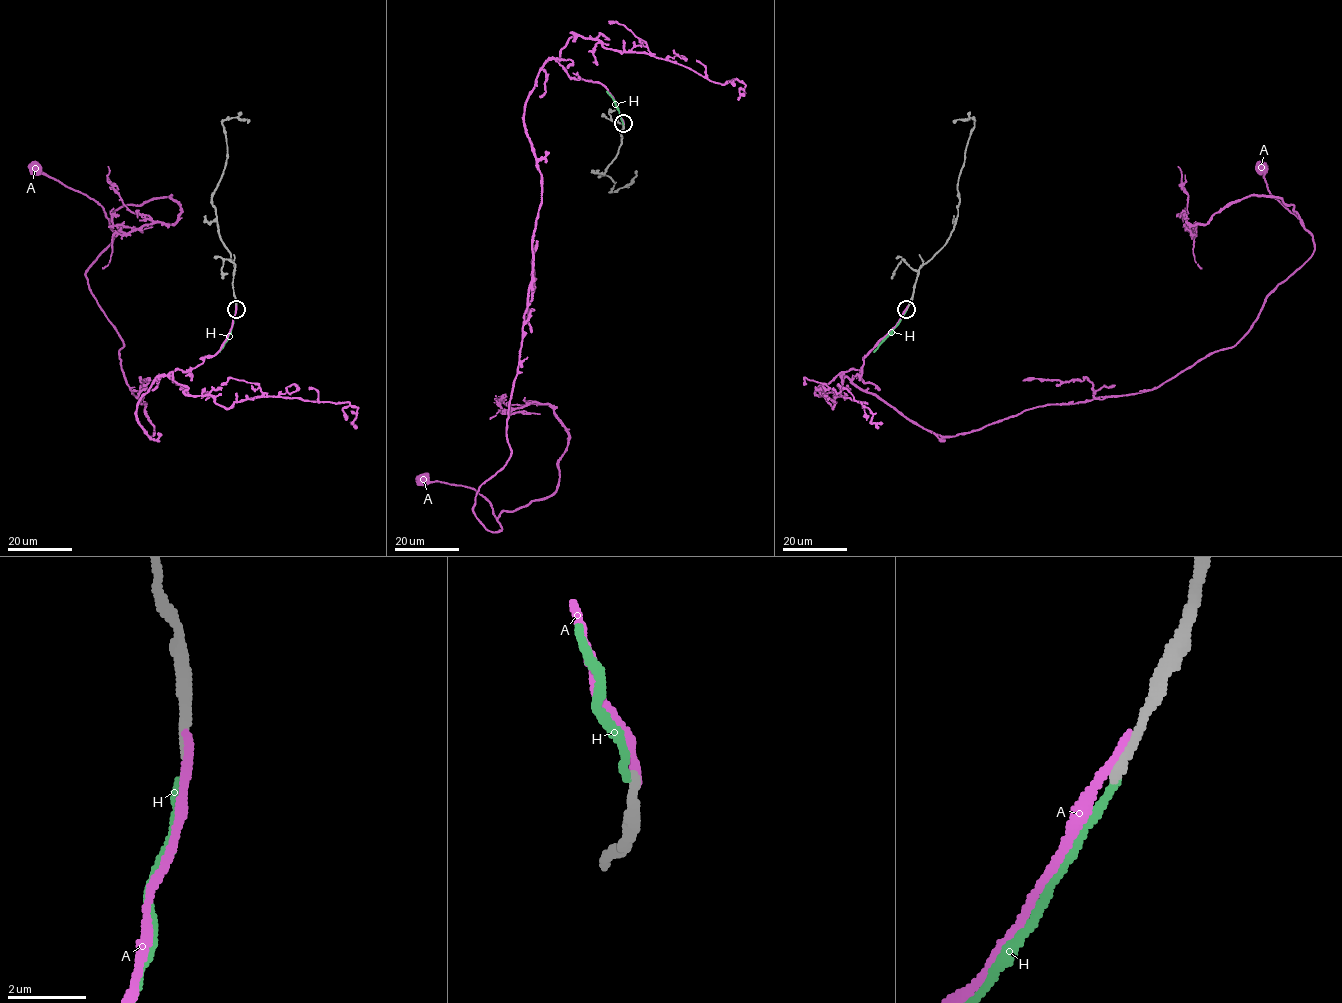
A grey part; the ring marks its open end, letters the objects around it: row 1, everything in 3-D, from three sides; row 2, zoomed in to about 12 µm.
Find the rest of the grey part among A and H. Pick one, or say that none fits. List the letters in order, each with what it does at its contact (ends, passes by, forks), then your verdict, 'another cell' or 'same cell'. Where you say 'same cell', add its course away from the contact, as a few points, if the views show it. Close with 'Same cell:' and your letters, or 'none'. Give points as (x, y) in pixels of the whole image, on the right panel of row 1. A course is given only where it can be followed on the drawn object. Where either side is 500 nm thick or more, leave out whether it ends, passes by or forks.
A: it ends; another cell
H: it ends; another cell
Same cell: none

